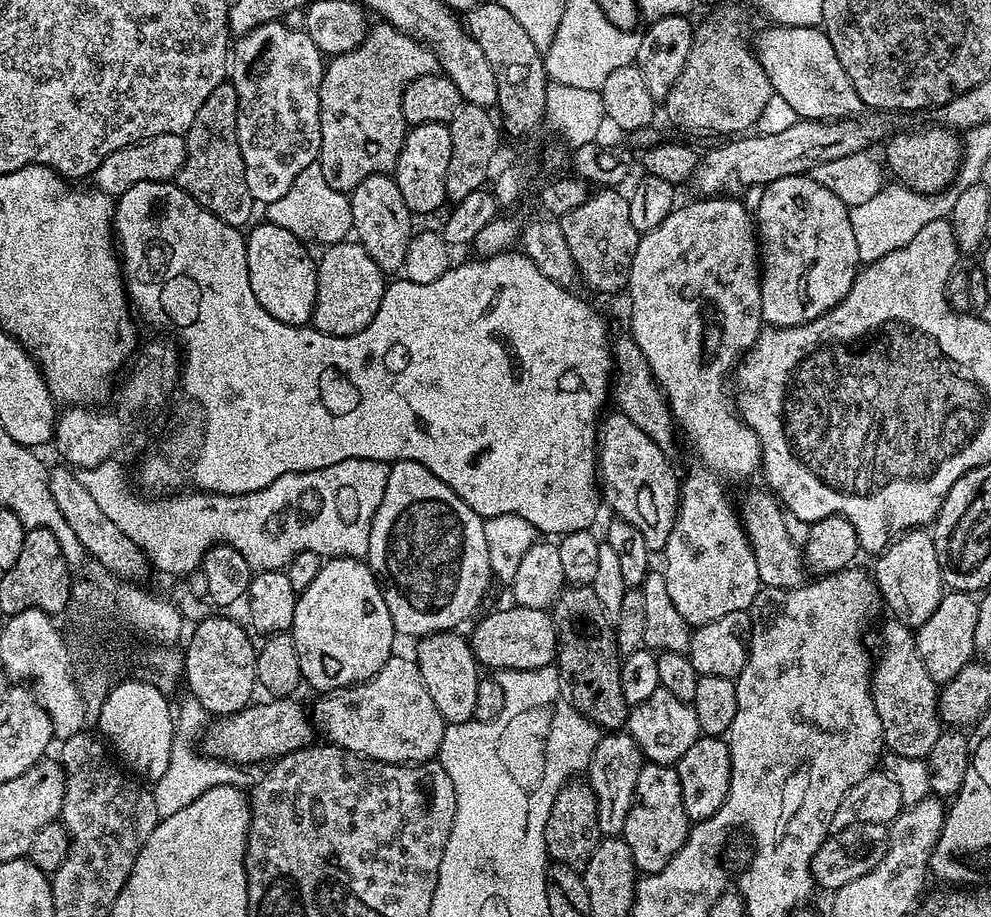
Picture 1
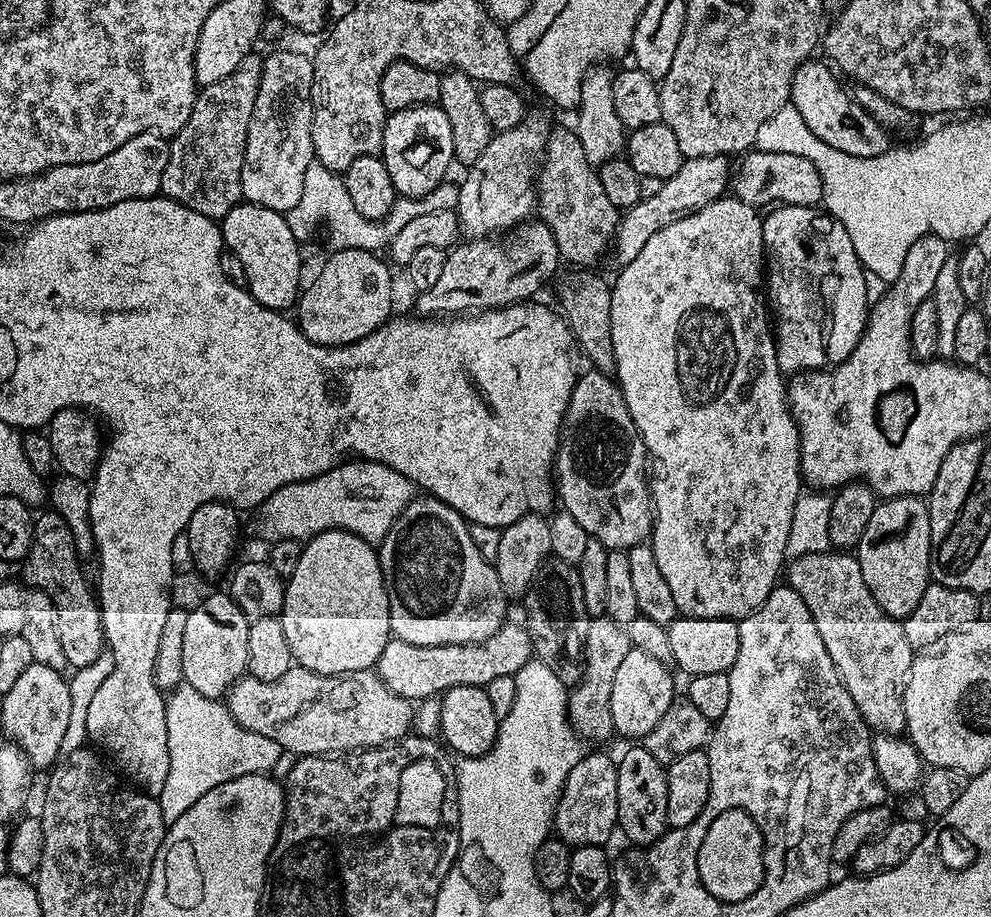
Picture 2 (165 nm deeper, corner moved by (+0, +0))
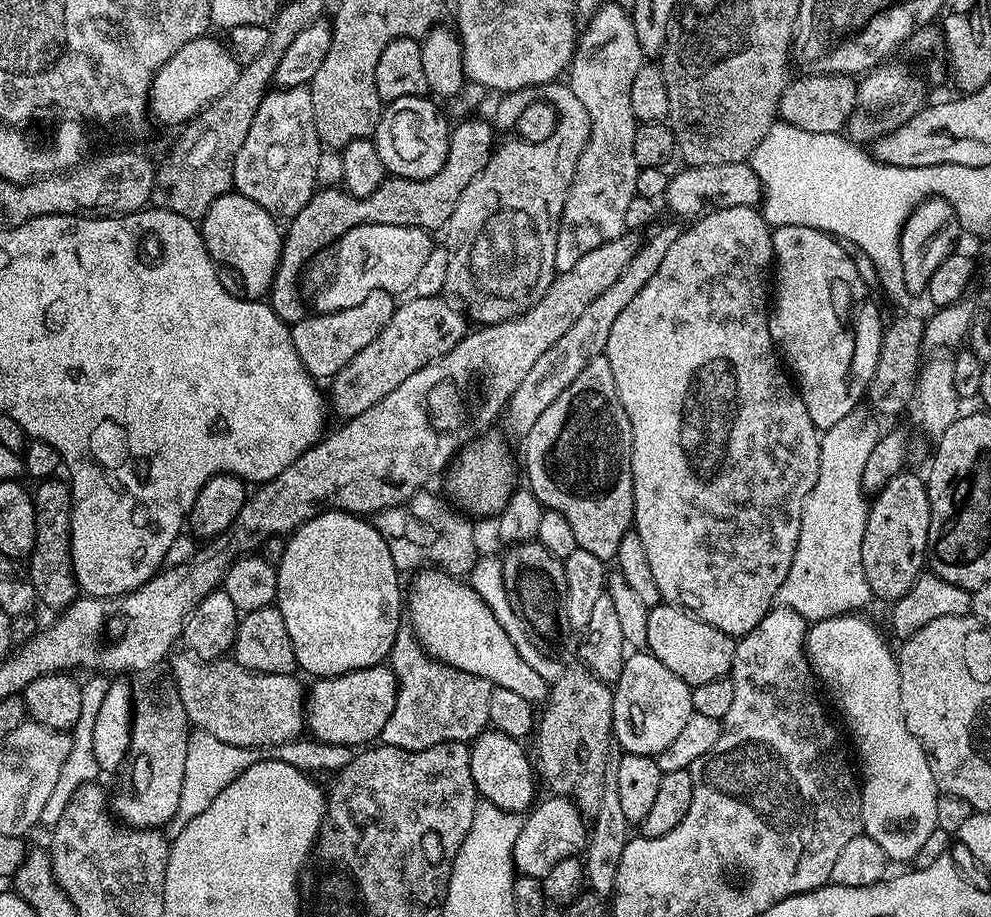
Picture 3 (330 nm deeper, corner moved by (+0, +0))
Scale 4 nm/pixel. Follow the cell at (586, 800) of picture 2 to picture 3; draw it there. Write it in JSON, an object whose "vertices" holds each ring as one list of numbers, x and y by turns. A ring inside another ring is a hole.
{"vertices":[[549,795,547,799,537,803,521,821,512,850,513,867,519,875,542,878,554,862,583,853,588,842,590,828,576,805,567,796]]}

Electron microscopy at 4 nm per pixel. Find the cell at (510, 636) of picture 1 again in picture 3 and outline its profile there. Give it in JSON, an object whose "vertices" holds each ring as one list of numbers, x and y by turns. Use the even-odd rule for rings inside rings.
{"vertices":[[384,664,320,678,313,684,306,692,306,728,311,739,323,744,371,745,383,730,390,710,394,710,396,675]]}

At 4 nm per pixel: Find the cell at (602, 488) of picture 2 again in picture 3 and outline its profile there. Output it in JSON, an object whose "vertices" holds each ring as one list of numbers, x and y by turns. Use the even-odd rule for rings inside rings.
{"vertices":[[601,354,594,357,590,362,586,362,582,372,578,374,578,378,574,378,574,382,570,382,570,386,566,386,566,390,562,390,562,394,558,394,558,398,554,398,554,402,550,402,550,406,546,406,546,410,542,410,542,414,538,414,538,422,534,422,534,426,530,426,530,430,523,437,523,440,524,468,528,471,527,487,532,489,532,493,538,498,538,502,544,505,547,511,562,514,562,518,566,518,566,522,570,522,570,527,574,529,577,548,590,550,590,554,594,554,594,558,599,560,611,561,615,557,618,545,622,542,625,533,634,524,632,514,634,510,634,490,632,489,632,427,630,426,630,418,618,398,618,390,614,386,614,370,610,370,607,355]]}

